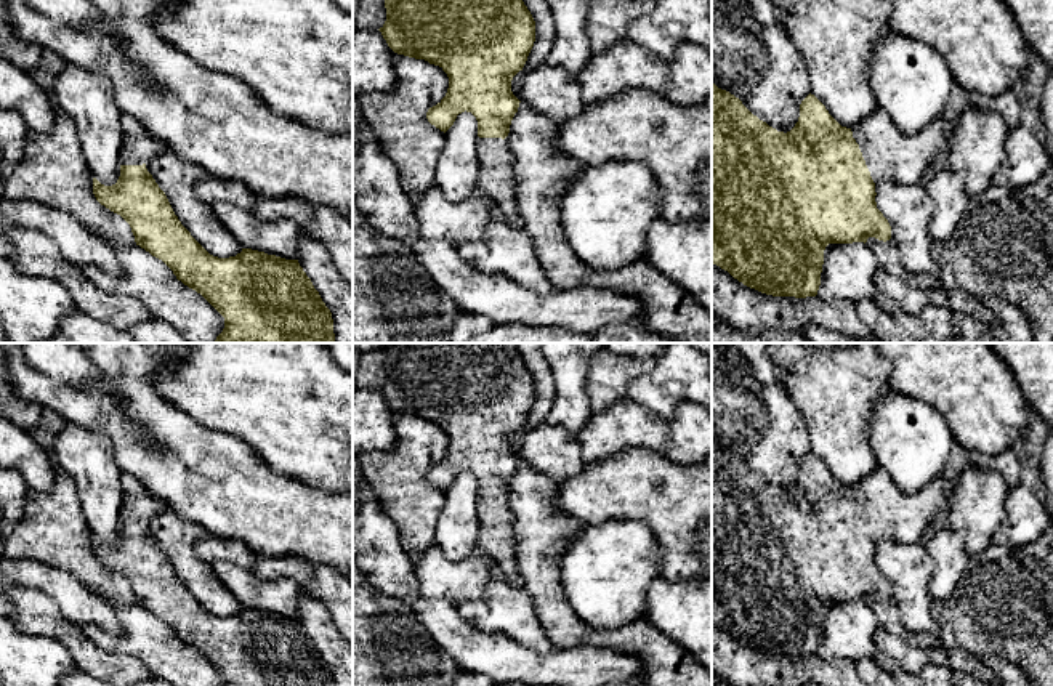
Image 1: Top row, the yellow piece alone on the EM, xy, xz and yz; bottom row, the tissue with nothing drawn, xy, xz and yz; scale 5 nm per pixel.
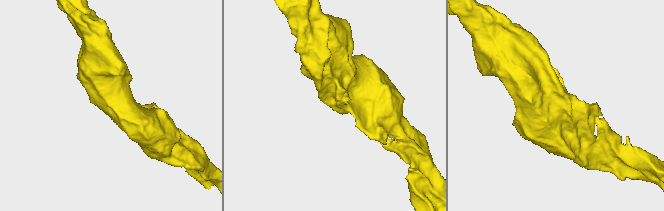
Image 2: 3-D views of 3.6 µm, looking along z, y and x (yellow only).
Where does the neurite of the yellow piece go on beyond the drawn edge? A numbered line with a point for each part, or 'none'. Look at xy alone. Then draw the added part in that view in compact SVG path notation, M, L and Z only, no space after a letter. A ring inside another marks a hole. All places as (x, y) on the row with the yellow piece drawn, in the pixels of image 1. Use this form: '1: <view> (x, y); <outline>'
1: xy (138, 146); M122 114L120 165L143 165L163 149L165 144L152 138L139 120Z

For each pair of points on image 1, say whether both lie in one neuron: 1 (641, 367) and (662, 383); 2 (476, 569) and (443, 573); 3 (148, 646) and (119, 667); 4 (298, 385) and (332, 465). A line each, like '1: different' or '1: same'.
1: different
2: same
3: different
4: same

